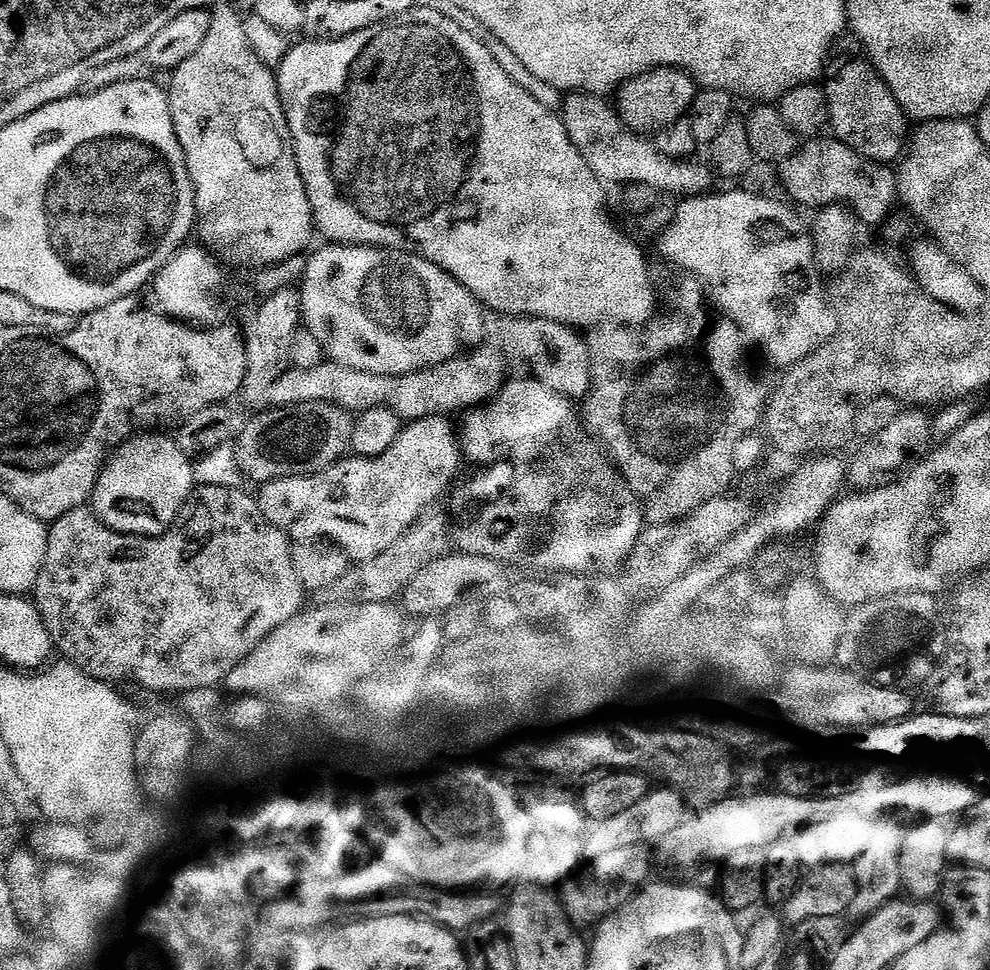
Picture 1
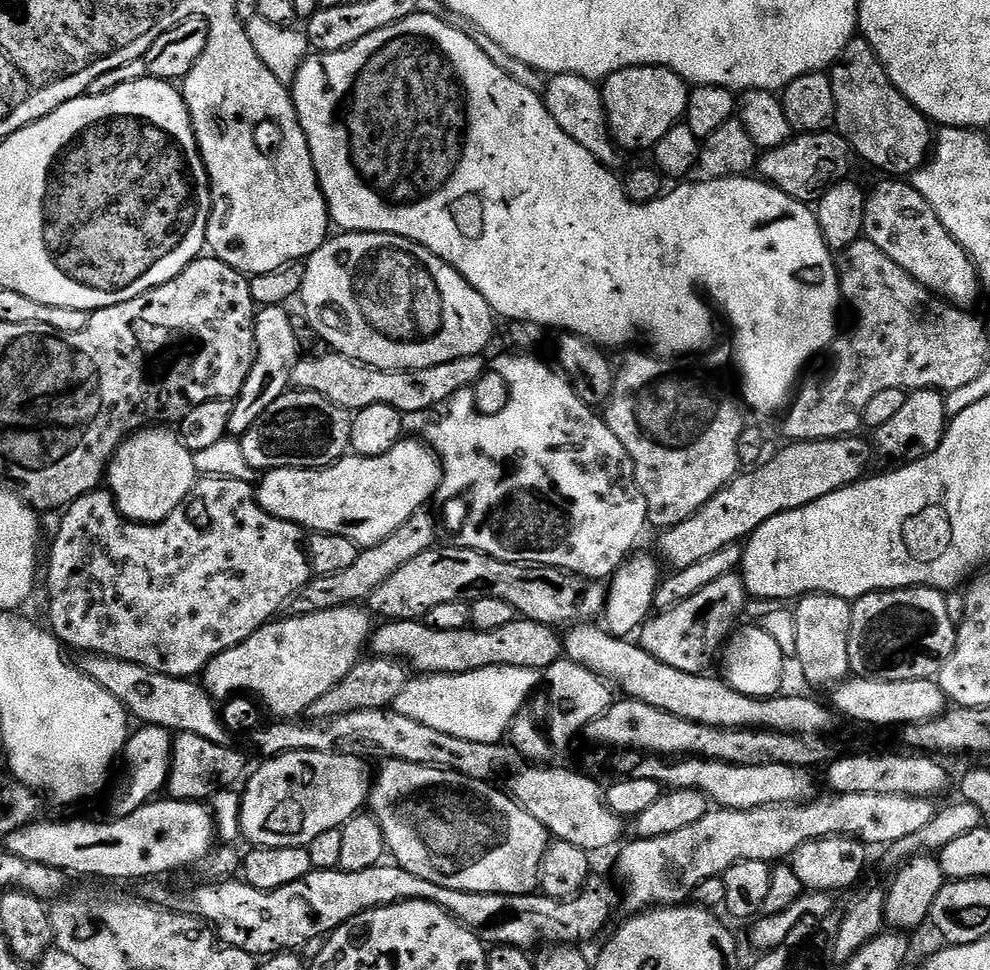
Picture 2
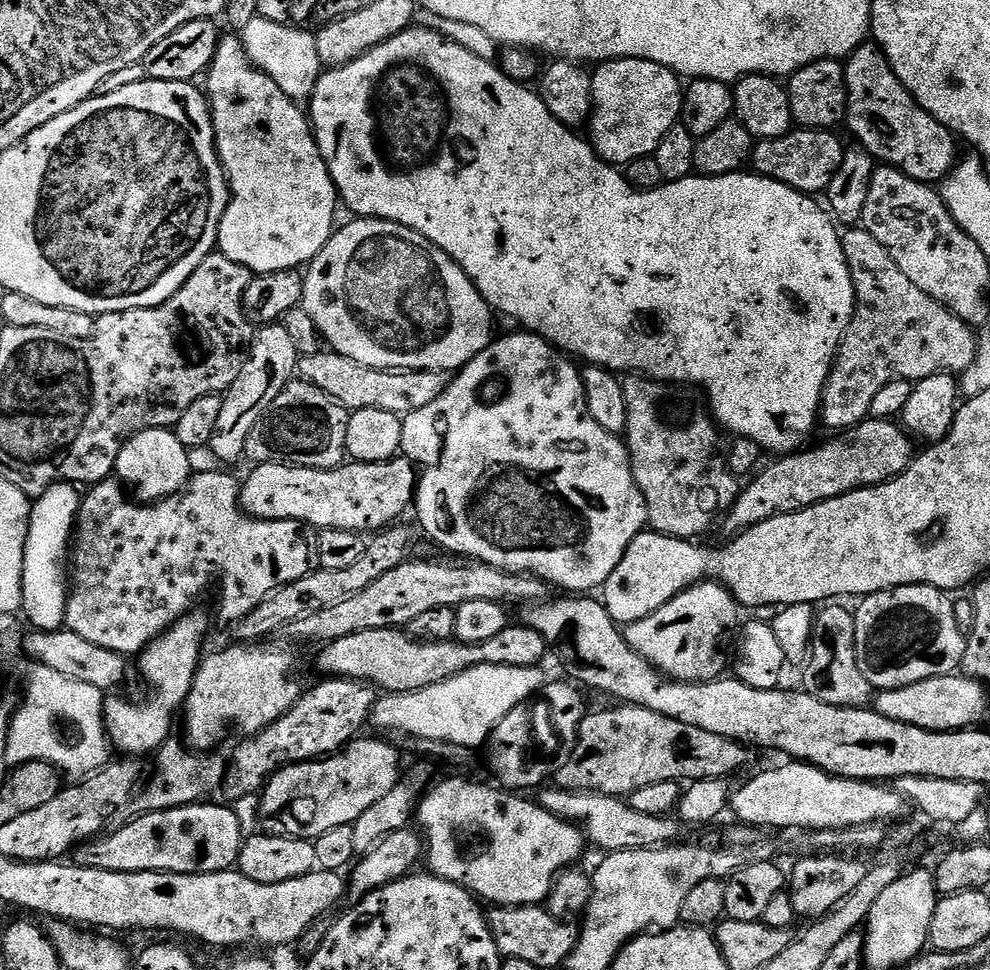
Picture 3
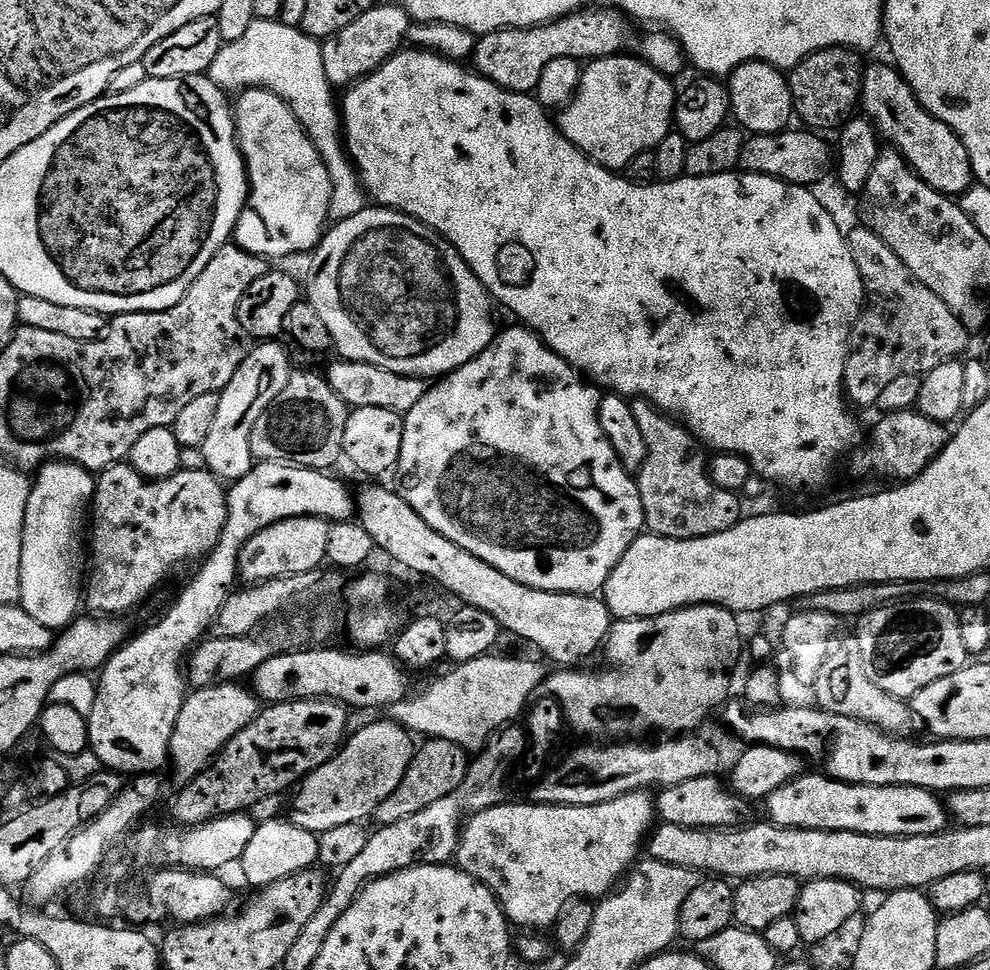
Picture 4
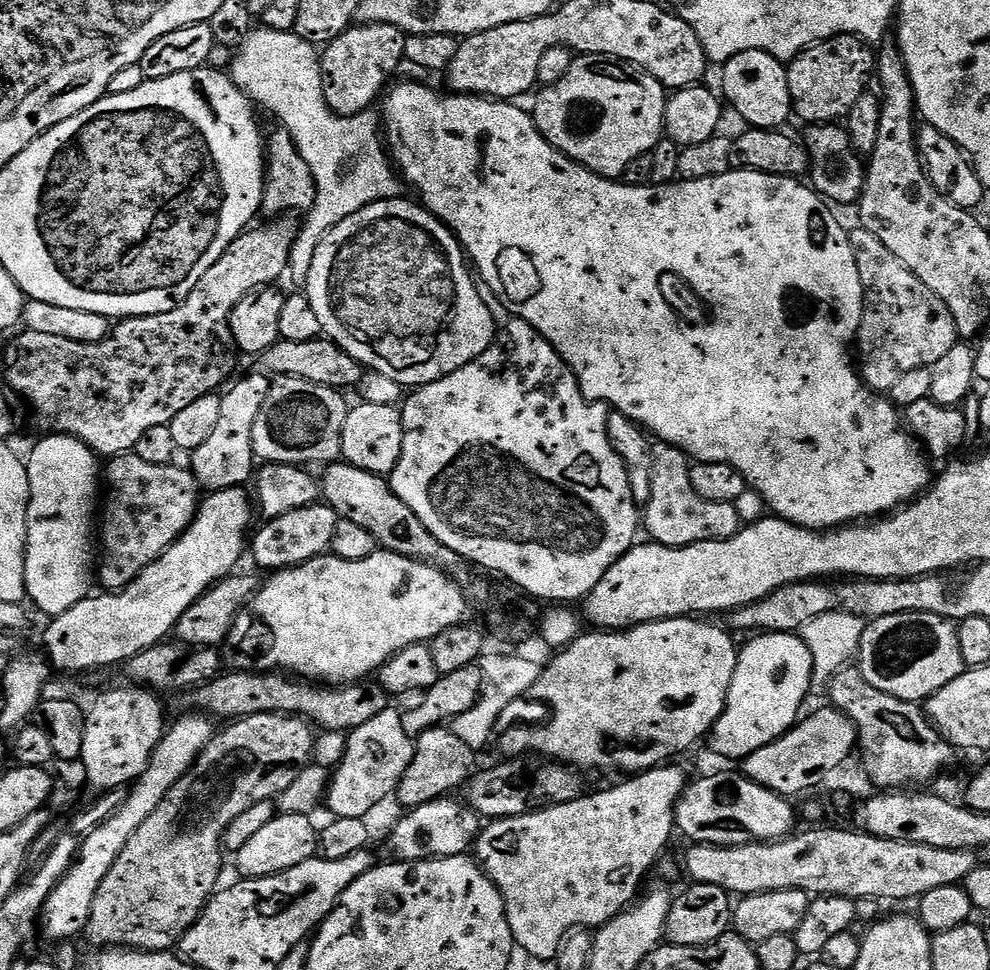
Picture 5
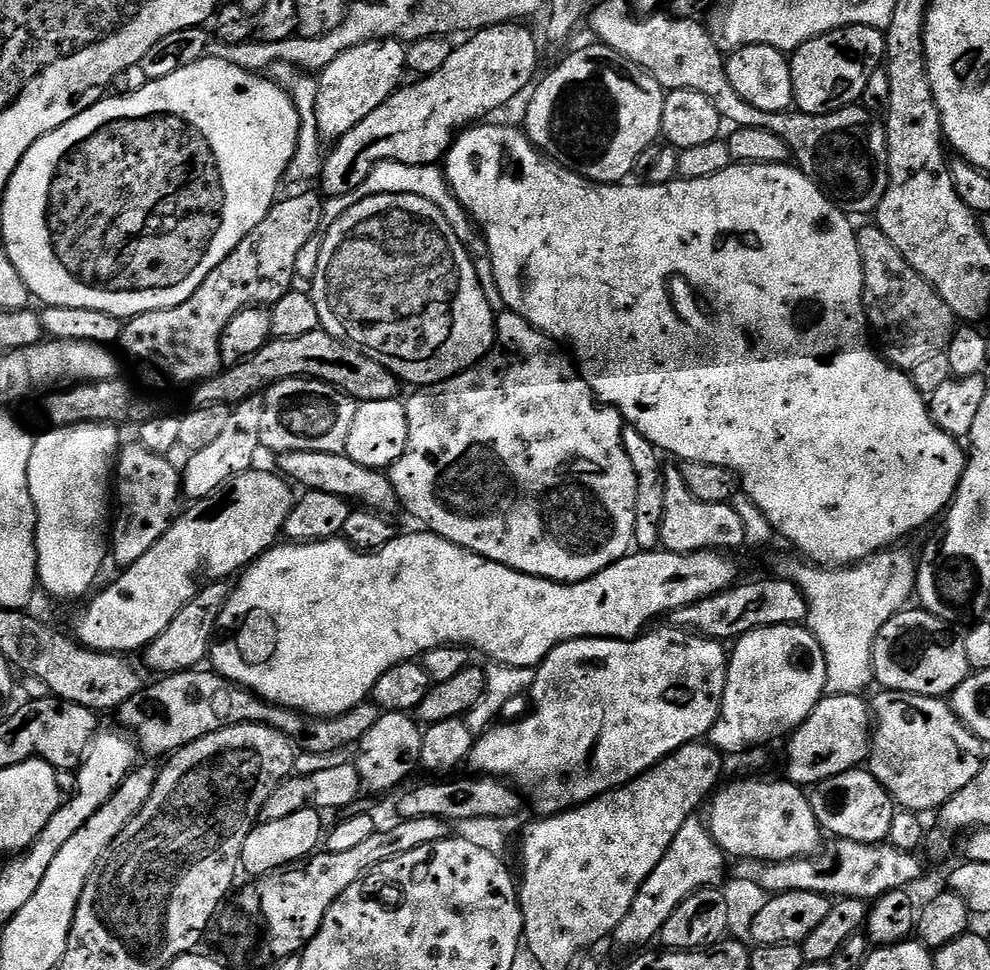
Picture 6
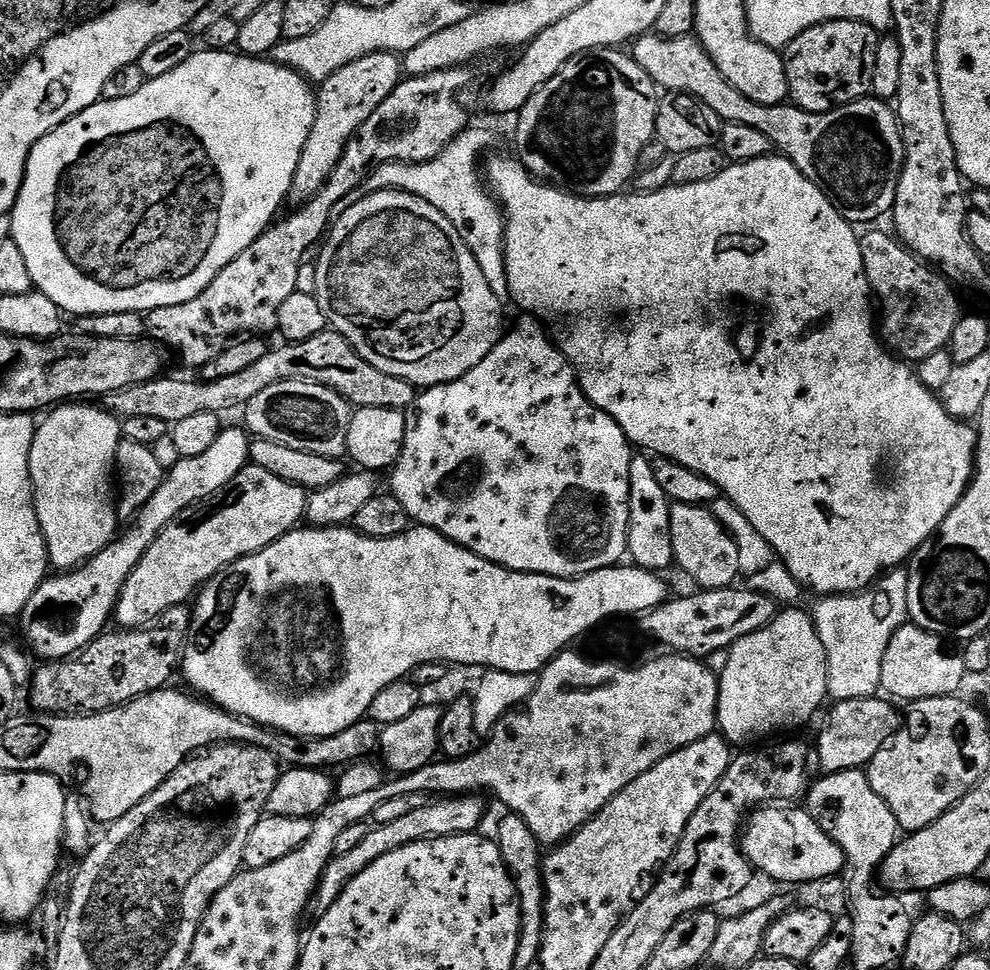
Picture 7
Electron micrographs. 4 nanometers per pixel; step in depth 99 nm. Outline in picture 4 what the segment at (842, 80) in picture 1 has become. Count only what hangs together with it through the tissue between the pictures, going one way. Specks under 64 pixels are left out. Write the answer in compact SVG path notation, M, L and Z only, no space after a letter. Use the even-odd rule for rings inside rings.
M869 63L864 69L858 101L859 107L861 109L864 107L863 115L876 127L881 141L887 142L894 146L897 152L901 152L913 172L917 176L921 176L935 192L940 192L949 198L963 196L969 188L973 187L974 177L970 154L966 150L966 146L962 146L962 138L958 138L958 134L954 134L954 130L950 130L950 126L946 126L946 122L931 116L920 105L918 98L912 92L911 86L904 81L899 71L891 63L888 64Z

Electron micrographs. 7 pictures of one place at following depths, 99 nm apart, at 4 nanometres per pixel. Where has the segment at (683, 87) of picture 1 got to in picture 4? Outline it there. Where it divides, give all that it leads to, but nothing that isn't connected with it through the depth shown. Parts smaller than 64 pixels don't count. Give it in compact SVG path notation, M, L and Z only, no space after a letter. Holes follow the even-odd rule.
M628 55L604 56L600 60L585 63L580 73L578 90L558 116L558 127L562 135L574 146L578 146L578 150L582 150L588 159L613 170L627 169L628 164L638 158L638 154L653 151L658 142L662 142L662 138L666 138L666 134L674 128L678 92L672 89L673 81L654 70L654 66L647 64L644 59Z

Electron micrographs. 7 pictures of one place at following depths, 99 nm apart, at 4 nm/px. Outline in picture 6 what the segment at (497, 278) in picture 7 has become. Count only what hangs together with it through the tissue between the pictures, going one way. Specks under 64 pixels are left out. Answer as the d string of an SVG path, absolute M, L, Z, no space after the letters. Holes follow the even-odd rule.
M389 160L376 164L374 170L370 170L370 178L366 178L366 182L362 182L362 186L358 186L358 190L354 190L345 196L334 196L324 200L324 219L328 222L337 220L347 208L354 206L358 200L364 200L367 196L381 196L382 194L414 194L418 198L426 198L426 202L438 206L438 210L444 215L446 222L452 227L454 234L462 242L462 246L467 250L469 256L472 257L476 265L478 282L482 286L490 306L493 310L504 308L502 294L498 294L498 282L494 282L494 270L488 257L488 242L474 227L468 213L455 200L452 193L448 191L448 180L444 176L443 167L435 164L410 166L409 164L390 162Z

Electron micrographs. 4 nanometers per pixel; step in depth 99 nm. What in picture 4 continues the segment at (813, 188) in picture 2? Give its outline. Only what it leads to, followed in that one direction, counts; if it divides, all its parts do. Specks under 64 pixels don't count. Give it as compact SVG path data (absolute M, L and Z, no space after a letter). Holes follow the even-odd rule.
M785 130L778 134L766 134L765 136L749 135L742 146L739 171L778 178L785 180L787 184L816 186L816 183L833 167L833 149L831 152L827 142L820 137L823 135L817 134L815 131L792 131Z

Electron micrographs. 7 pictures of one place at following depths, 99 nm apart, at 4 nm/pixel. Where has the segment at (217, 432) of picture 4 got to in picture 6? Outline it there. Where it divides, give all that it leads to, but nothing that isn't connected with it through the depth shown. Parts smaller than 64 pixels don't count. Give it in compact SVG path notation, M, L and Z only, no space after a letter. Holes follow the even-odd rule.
M256 394L235 405L229 411L226 426L222 429L222 434L218 434L218 439L212 445L206 446L206 450L198 450L187 457L188 465L182 468L182 492L189 501L201 500L214 494L218 486L253 467L252 459L260 448L258 418L263 405L263 399Z

